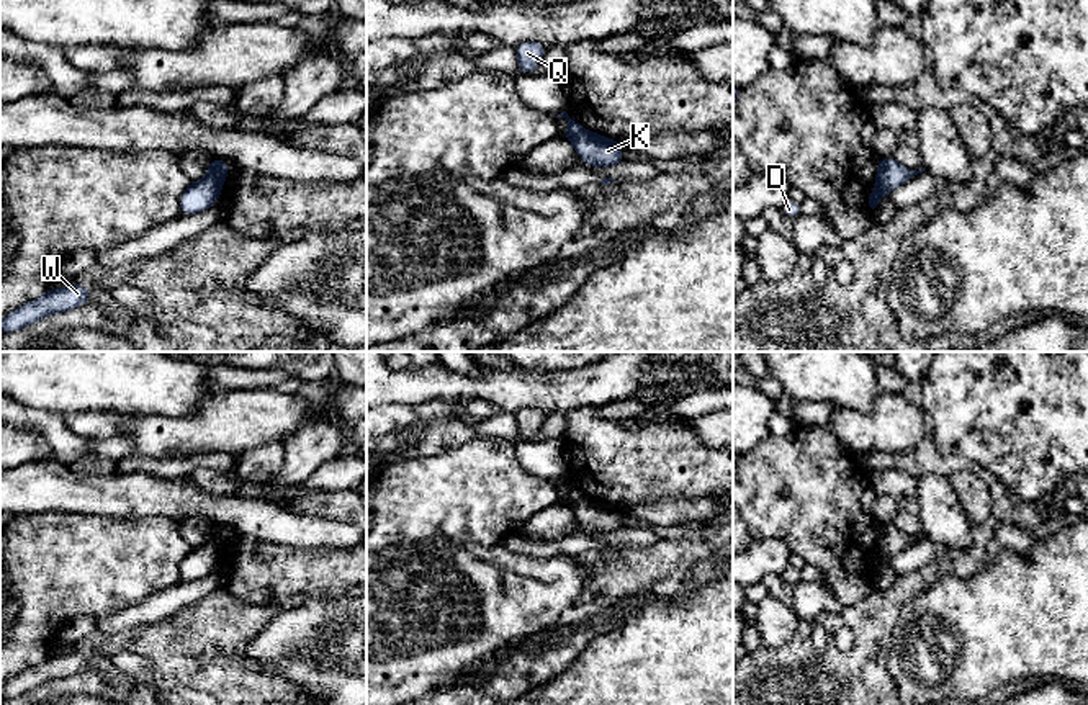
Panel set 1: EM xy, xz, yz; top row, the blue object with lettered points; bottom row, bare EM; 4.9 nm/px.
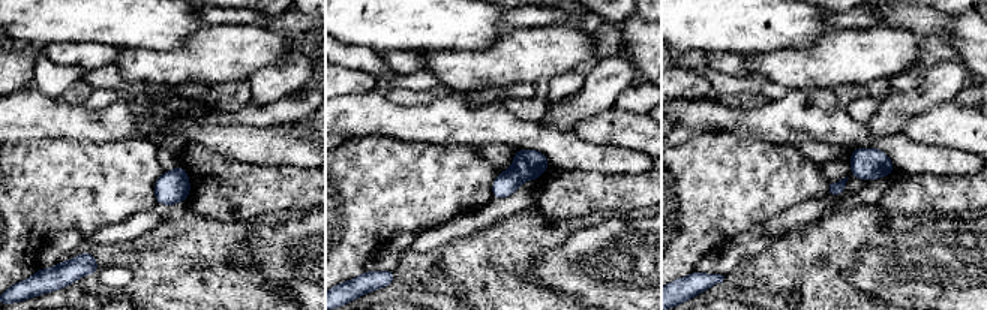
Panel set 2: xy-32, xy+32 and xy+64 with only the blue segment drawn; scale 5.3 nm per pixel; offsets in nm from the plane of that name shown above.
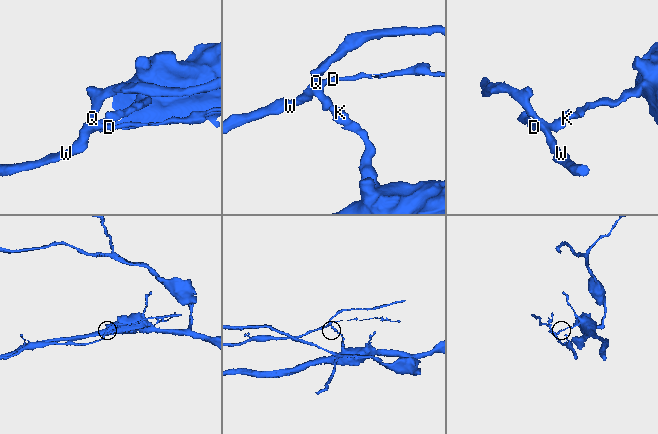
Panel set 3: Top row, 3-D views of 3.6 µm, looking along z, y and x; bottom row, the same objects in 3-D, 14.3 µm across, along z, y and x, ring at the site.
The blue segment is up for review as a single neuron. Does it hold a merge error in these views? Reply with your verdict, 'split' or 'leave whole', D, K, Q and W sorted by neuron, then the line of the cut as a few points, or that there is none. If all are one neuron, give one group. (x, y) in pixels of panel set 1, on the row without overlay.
split | D Q W / K | xy (208, 540), (220, 555)

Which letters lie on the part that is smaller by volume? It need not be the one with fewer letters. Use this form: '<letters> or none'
D, Q, W

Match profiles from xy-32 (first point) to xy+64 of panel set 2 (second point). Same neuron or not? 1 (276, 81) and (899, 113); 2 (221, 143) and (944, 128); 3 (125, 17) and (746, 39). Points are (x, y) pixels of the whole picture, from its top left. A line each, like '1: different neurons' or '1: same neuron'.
1: same neuron
2: different neurons
3: same neuron

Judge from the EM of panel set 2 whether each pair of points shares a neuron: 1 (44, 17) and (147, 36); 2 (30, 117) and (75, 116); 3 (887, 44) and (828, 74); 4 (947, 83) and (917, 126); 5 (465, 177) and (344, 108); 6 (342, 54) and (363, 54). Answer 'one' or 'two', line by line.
1: one
2: one
3: one
4: two
5: two
6: one

